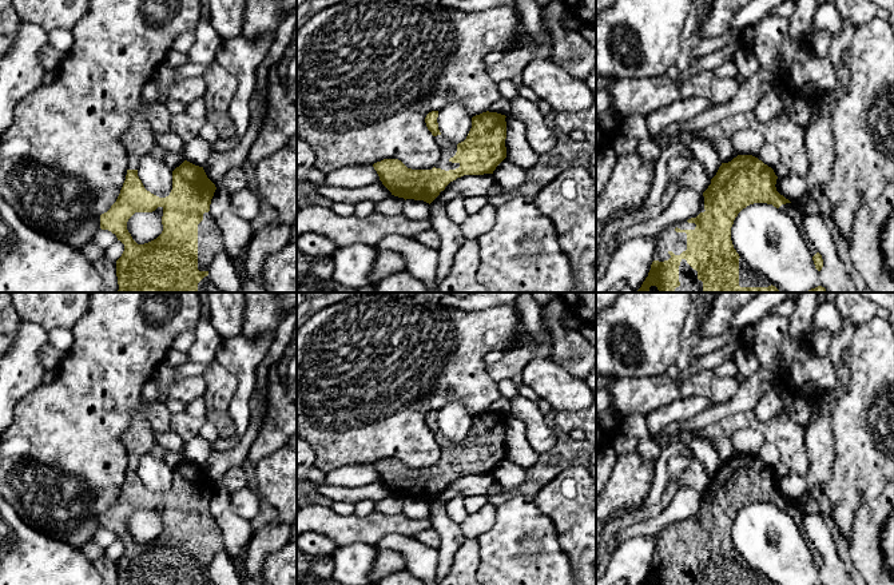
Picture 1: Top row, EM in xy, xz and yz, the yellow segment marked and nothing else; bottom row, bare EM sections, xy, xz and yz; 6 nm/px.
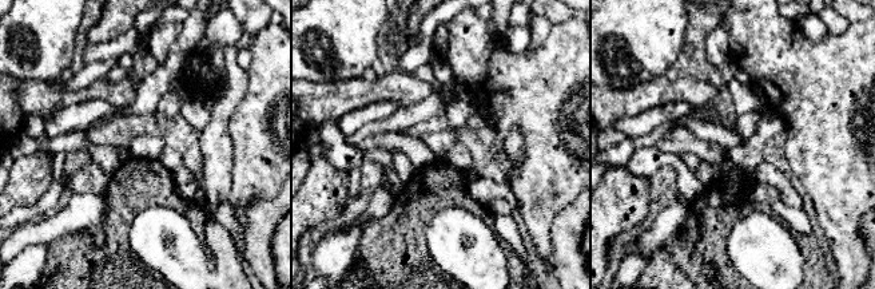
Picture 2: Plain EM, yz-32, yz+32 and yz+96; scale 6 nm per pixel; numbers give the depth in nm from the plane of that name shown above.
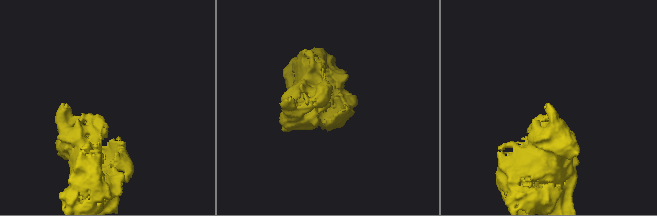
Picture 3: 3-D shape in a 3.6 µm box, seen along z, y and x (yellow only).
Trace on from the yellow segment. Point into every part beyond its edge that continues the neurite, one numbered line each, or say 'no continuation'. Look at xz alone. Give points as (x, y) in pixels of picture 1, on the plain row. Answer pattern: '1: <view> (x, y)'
1: xz (448, 448)

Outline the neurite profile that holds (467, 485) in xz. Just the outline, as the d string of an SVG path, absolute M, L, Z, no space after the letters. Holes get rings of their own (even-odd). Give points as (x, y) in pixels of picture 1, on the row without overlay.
M493 473L464 474L450 481L444 490L434 498L436 502L449 502L454 497L484 494L486 496L494 481Z

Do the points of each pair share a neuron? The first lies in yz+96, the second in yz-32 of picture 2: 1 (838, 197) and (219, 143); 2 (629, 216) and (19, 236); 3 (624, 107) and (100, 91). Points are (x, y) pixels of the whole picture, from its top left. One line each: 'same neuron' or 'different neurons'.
1: different neurons
2: different neurons
3: same neuron

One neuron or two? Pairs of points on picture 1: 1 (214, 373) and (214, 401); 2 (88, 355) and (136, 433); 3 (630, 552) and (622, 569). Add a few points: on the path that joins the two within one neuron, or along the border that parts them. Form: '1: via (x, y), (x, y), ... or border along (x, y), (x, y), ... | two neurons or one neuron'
1: via (214, 379), (214, 394) | one neuron
2: border along (140, 414), (131, 420), (120, 437), (126, 453) | two neurons
3: via (630, 556), (624, 565) | one neuron

